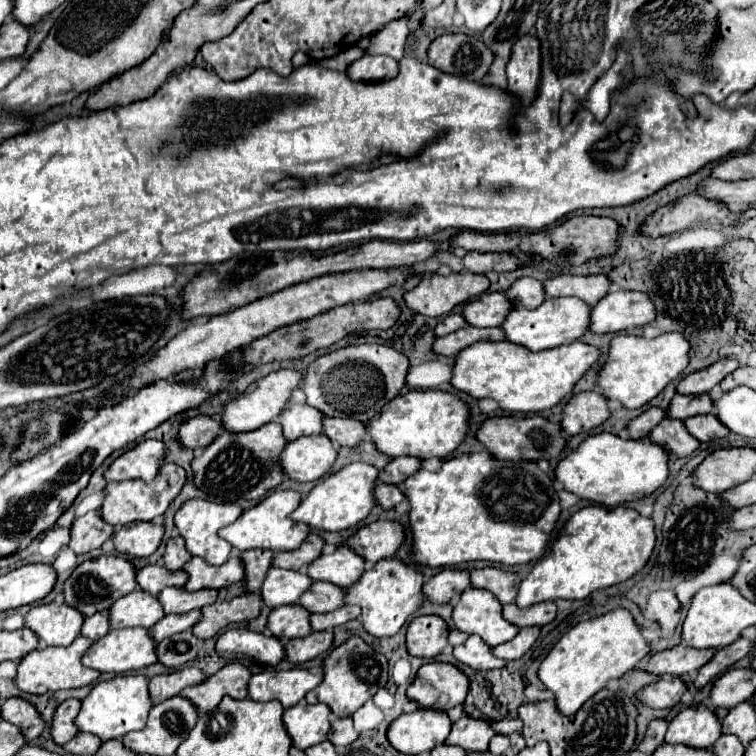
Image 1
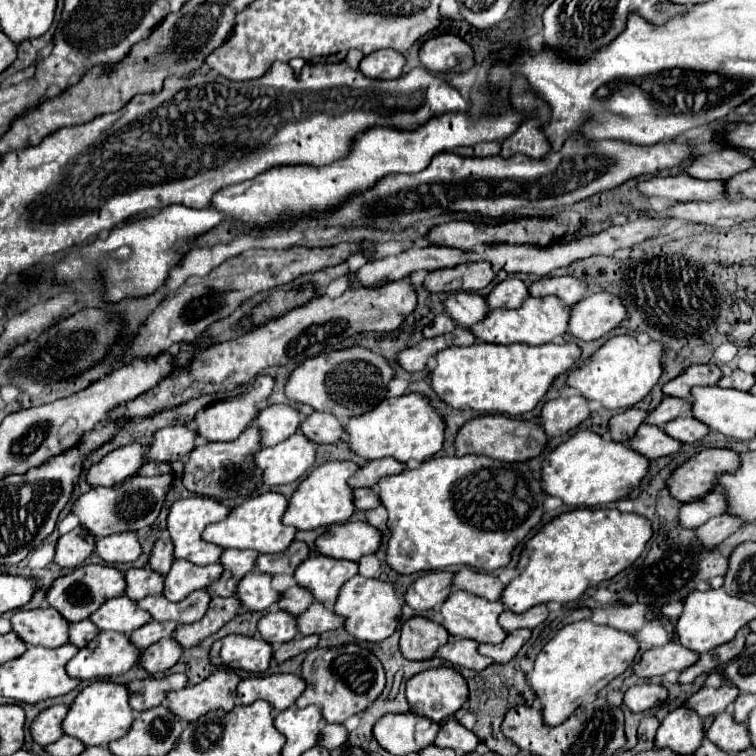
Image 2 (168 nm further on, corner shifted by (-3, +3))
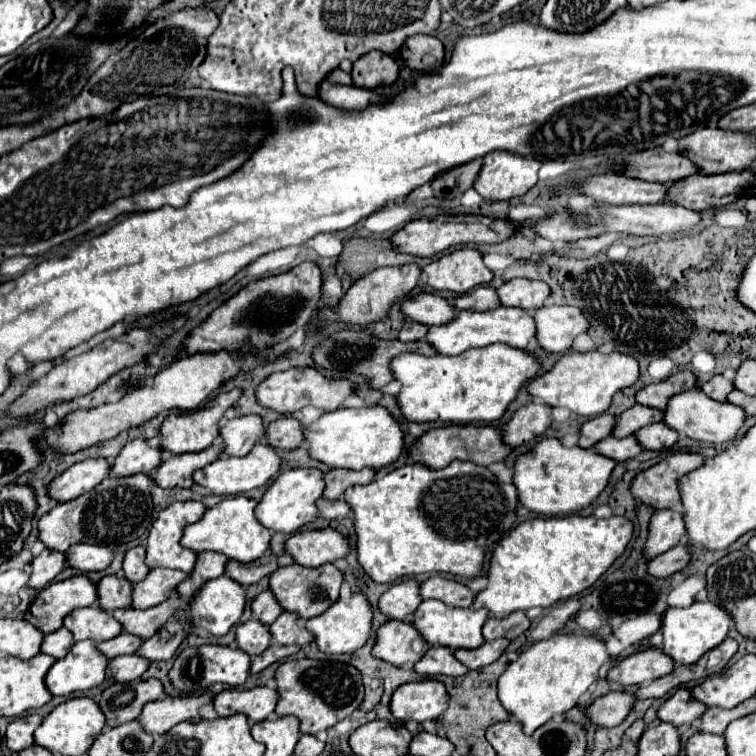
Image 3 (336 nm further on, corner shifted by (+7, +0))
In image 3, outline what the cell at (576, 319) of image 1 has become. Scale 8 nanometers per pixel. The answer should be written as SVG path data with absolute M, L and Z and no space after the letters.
M500 306L500 308L494 308L494 310L486 310L486 312L468 312L468 310L456 312L456 318L450 320L448 324L430 326L428 334L426 334L426 340L438 354L456 356L456 354L462 354L468 348L482 348L482 346L496 344L496 342L502 342L502 344L508 344L512 348L524 350L528 340L534 336L534 332L536 332L536 324L534 324L532 314L528 310Z

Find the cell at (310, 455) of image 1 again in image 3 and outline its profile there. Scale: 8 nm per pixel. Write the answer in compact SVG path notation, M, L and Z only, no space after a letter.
M258 442L246 456L242 458L236 458L236 456L220 456L218 460L214 460L212 464L208 464L206 468L202 470L196 470L194 472L194 482L206 490L210 490L210 494L214 496L236 496L236 494L242 494L242 492L248 492L248 490L254 490L262 484L266 484L270 478L274 478L278 472L280 472L280 466L282 466L282 460L278 456L276 450L268 448L264 442Z

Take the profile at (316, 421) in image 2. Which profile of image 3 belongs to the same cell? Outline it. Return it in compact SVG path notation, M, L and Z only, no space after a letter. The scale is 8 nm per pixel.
M280 418L266 426L264 442L276 450L294 450L302 446L304 436L300 436L302 424L294 418Z

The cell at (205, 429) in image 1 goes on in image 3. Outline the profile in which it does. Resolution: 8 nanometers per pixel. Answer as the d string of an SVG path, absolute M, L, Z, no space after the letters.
M138 438L128 442L118 456L112 460L110 476L124 478L132 474L154 474L162 462L162 450L160 448L150 448L146 440Z

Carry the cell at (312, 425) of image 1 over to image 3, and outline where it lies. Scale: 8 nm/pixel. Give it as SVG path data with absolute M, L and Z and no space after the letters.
M240 416L228 420L224 428L220 428L220 442L224 446L224 454L228 456L244 456L252 450L256 442L264 438L264 424L258 416Z

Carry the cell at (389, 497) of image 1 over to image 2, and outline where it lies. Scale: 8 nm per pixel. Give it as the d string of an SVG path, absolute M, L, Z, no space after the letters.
M360 487L360 489L354 489L354 503L356 503L356 509L376 509L380 505L380 497L376 491L368 489L368 487Z

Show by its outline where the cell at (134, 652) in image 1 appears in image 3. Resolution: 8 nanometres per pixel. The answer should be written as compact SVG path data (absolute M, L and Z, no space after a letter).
M84 640L76 642L70 652L52 664L44 682L52 696L70 696L76 692L86 692L106 678L108 658L96 648L96 642Z

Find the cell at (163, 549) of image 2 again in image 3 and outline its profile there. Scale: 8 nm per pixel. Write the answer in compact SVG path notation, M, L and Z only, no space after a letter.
M136 546L126 552L122 570L124 570L124 578L128 578L132 584L136 584L148 574L148 566L144 564L144 546Z

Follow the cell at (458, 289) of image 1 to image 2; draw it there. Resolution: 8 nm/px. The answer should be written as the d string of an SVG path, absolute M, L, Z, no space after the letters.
M486 261L466 263L452 269L438 269L426 275L424 287L430 293L454 293L454 291L478 291L494 279L492 265Z

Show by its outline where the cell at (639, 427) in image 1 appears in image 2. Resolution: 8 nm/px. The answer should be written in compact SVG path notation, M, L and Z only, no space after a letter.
M632 407L632 409L628 409L620 415L614 415L610 419L612 439L622 441L622 443L630 441L636 435L638 427L646 421L646 417L648 417L648 411L642 411L642 409L636 409L636 407Z

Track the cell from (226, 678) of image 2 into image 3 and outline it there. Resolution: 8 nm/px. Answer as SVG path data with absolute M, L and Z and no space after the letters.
M210 694L202 696L176 696L176 698L162 698L156 702L144 704L138 722L144 732L148 734L164 734L172 726L188 720L188 722L198 722L198 710L200 706L212 702Z

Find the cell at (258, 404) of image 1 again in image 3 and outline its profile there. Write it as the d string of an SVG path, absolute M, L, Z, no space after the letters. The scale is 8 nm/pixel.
M240 390L218 394L214 400L208 400L202 404L202 408L196 408L186 414L168 414L160 426L160 448L170 454L186 454L186 452L200 452L218 438L218 420L224 416L224 412L240 398Z

